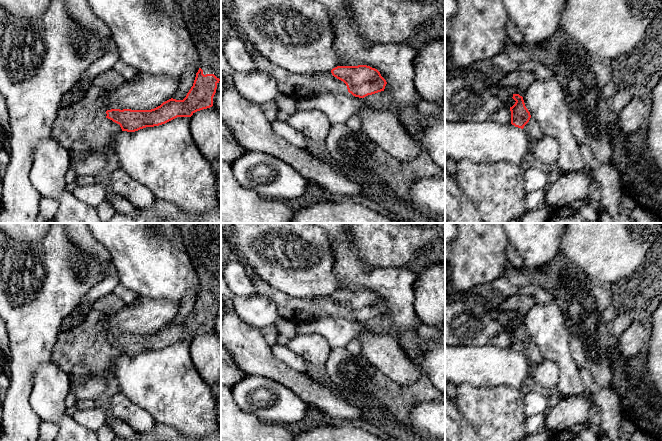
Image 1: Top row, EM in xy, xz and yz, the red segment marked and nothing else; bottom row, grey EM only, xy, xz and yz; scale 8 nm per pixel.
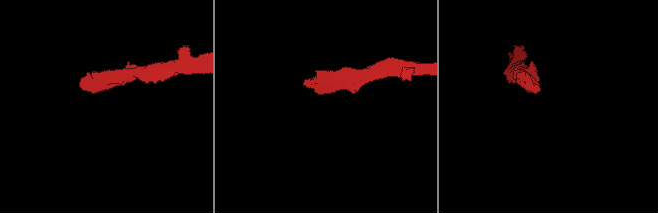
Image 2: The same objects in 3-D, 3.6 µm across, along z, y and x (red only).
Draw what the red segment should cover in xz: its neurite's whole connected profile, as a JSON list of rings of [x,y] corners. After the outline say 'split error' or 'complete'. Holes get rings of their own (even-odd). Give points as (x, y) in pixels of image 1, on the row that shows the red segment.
[[[252,51],[257,69],[277,81],[280,93],[294,99],[334,92],[349,92],[364,98],[384,91],[387,84],[377,69],[367,65],[337,66],[326,72],[295,74],[272,63],[258,51]]] | split error

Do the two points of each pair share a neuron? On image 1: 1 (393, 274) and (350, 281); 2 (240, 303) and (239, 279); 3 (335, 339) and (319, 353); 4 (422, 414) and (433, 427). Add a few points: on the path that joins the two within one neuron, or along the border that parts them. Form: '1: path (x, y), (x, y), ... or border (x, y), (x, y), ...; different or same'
1: path (382, 278), (361, 278); same
2: border (257, 293), (251, 296), (235, 295); different
3: border (308, 334), (320, 334), (331, 348); different
4: path (425, 417), (432, 424); same

